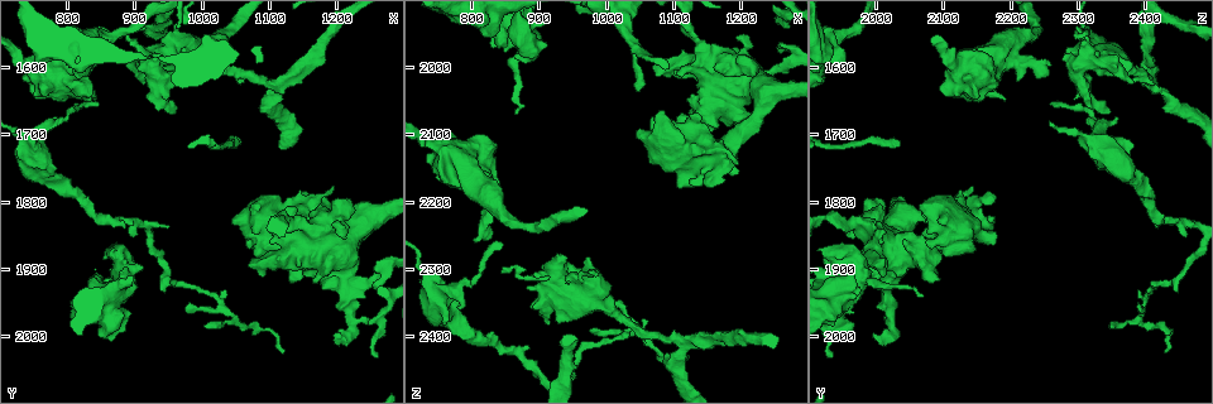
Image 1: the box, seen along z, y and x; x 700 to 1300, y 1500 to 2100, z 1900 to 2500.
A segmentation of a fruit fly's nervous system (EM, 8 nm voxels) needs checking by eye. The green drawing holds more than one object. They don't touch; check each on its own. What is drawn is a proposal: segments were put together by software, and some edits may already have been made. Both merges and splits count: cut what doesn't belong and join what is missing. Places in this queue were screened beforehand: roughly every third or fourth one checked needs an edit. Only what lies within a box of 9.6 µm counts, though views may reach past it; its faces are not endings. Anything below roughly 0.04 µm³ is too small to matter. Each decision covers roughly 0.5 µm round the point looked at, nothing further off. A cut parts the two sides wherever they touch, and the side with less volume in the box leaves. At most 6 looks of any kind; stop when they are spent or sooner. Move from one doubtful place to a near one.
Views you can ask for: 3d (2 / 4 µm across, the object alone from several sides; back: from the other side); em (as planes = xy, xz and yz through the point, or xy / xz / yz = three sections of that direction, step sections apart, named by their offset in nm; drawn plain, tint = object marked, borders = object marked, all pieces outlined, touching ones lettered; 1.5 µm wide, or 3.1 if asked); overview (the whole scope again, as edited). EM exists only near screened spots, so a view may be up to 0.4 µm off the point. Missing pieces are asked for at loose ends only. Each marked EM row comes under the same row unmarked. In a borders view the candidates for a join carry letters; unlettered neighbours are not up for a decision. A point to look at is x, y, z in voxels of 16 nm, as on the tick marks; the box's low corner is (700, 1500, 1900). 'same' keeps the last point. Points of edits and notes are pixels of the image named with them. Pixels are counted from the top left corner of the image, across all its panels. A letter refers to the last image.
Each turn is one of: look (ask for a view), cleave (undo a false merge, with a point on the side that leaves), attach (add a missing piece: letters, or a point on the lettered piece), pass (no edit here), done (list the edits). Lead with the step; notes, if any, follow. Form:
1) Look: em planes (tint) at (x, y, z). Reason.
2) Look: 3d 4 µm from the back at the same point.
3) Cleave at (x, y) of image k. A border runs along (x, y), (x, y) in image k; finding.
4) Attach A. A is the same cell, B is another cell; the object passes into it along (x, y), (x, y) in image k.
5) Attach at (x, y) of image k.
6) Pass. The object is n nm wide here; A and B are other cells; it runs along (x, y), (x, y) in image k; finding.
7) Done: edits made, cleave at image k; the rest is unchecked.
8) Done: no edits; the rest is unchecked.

Look: em xz step 4 (tint) at (1125, 2025, 2430). Thin end.

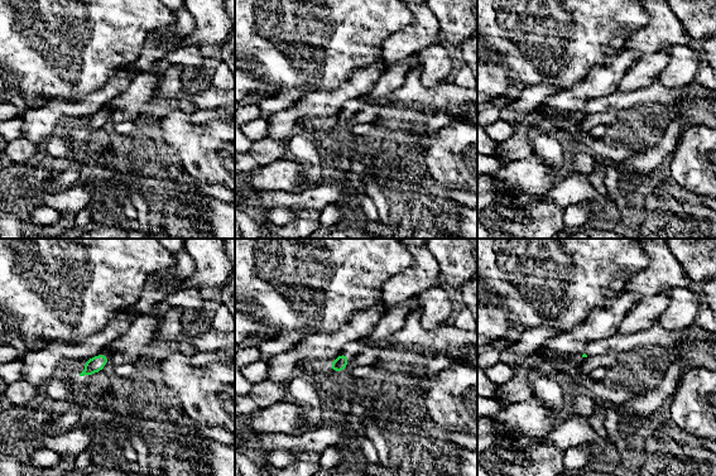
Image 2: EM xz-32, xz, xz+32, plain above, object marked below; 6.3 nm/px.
Look: em planes (borders) at the same point. Another direction.

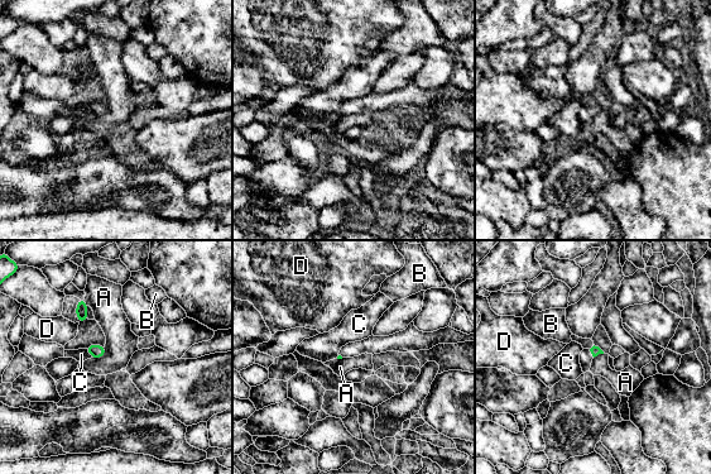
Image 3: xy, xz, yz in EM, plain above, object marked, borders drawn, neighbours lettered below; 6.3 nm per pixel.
Pass. The longest contact is with A, 120 nm; A, B, C and D are other cells; a border runs along (106, 348), (101, 357), (91, 358) in image 3; none of them fits.

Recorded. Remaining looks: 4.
Look: em xy step 4 (tint) at (1205, 1995, 2000). Branch stops here.

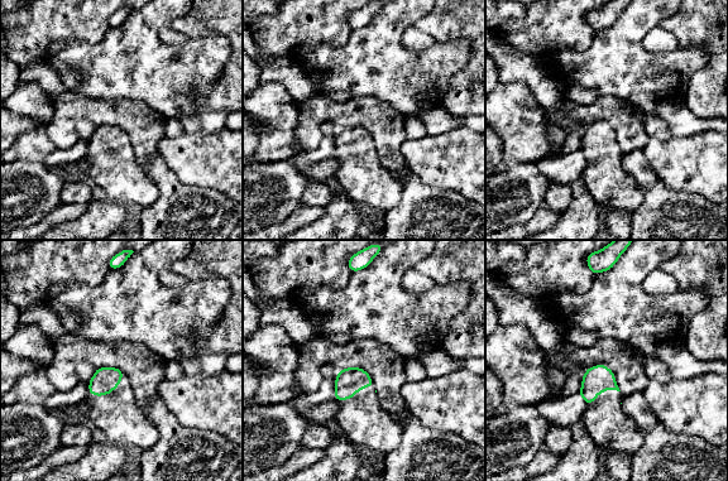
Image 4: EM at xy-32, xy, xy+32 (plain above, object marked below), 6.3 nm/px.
Look: em xz step 8 (borders) at the same point.

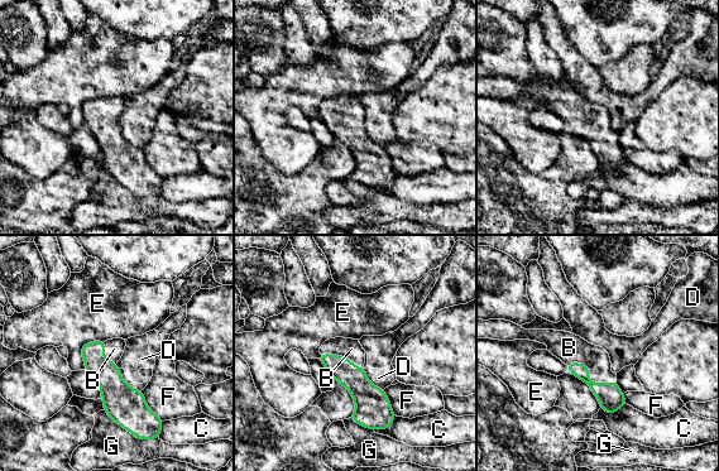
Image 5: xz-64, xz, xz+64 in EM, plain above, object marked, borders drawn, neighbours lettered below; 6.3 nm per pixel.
Attach B. The longest contact is with B, 340 nm; B is the same cell, C, D, E, F and G are other cells; the object passes into it along (610, 398), (589, 375), (569, 347) in image 5; it goes on there.

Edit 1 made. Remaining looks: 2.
Done: edits made, attach at image 5; the rest is unchecked.

